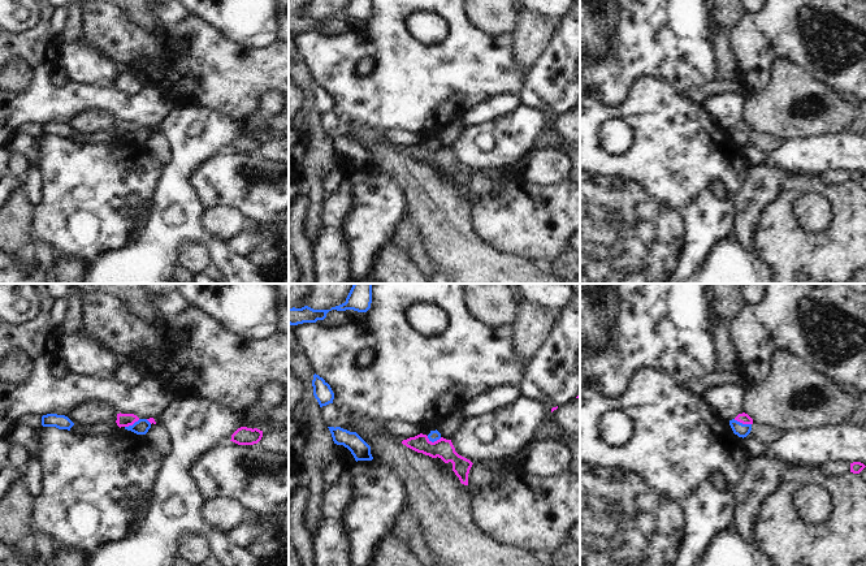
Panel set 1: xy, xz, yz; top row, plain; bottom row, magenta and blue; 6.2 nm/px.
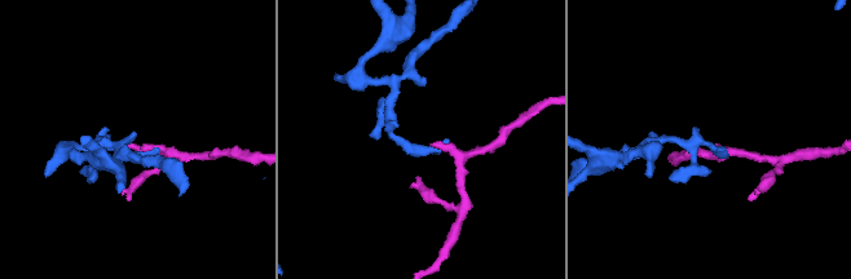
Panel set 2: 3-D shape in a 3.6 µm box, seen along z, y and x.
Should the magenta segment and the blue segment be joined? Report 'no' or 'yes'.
no

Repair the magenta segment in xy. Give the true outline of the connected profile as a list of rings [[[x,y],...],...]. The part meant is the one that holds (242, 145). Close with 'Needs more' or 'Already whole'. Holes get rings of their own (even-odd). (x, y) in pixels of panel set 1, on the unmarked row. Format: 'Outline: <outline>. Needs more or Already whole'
Outline: [[[241,135],[238,137],[233,143],[231,148],[233,151],[238,154],[254,154],[257,152],[263,146],[263,139],[257,137],[247,137],[247,135]]]. Already whole.

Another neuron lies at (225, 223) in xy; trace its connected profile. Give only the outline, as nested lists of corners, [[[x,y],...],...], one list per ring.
[[[215,206],[204,209],[203,226],[205,232],[229,242],[248,228],[248,221],[235,208]]]

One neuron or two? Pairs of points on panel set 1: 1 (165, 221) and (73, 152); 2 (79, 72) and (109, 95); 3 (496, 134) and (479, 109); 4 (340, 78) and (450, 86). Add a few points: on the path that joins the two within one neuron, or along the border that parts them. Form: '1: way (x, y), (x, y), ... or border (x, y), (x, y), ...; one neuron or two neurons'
1: border (159, 180), (151, 198), (151, 207), (147, 211); two neurons
2: border (70, 81), (78, 85), (112, 89); two neurons
3: border (515, 108), (510, 113), (466, 128); two neurons
4: way (367, 86), (423, 86); one neuron

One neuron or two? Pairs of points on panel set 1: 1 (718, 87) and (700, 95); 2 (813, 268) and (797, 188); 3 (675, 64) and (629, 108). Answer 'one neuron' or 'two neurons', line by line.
1: one neuron
2: one neuron
3: two neurons

